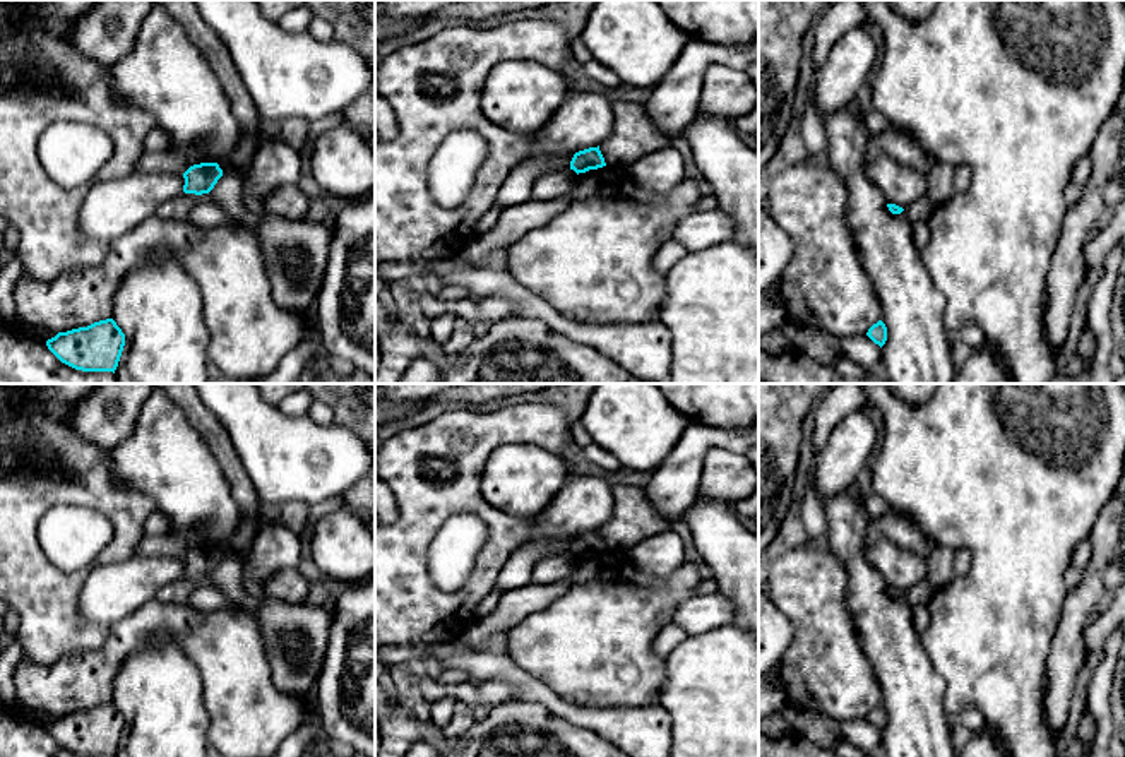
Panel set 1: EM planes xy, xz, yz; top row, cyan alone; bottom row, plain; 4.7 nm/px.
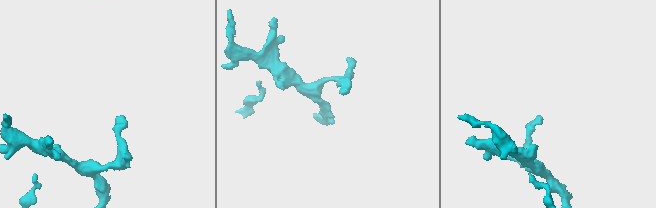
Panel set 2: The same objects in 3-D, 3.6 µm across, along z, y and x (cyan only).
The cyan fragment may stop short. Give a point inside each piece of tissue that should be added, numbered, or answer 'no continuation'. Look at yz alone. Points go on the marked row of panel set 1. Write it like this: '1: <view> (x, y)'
no continuation

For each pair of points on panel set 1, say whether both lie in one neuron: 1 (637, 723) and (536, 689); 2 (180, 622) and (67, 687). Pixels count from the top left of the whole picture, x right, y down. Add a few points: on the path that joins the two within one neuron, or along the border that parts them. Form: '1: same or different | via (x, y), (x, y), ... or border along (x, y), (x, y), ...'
1: same | via (612, 723), (577, 716), (562, 708)
2: same | via (153, 620), (144, 620), (95, 668)

